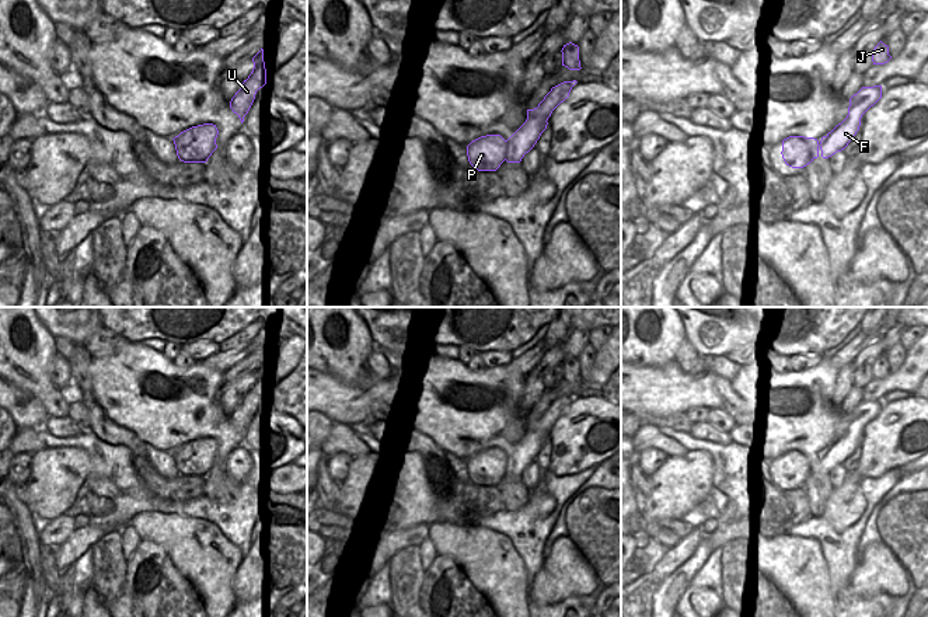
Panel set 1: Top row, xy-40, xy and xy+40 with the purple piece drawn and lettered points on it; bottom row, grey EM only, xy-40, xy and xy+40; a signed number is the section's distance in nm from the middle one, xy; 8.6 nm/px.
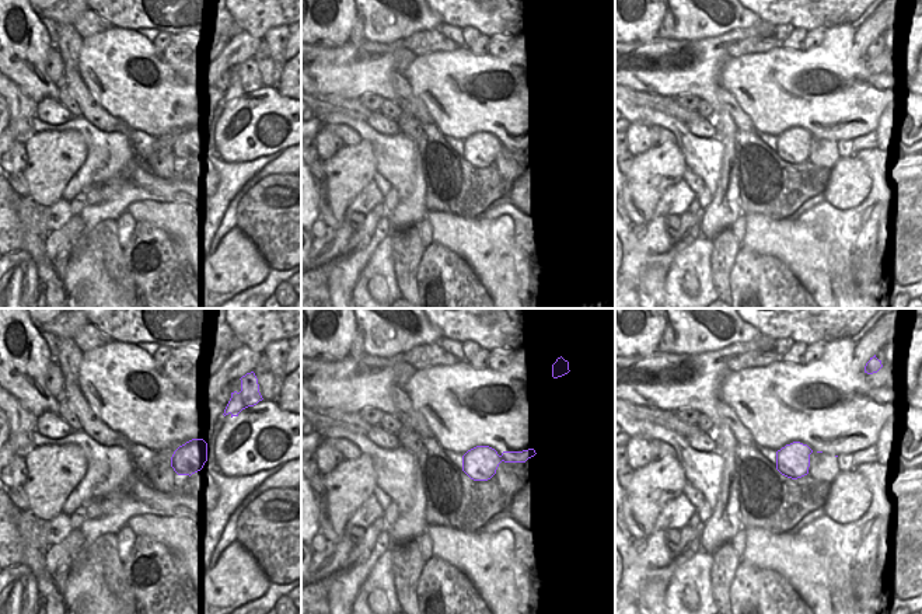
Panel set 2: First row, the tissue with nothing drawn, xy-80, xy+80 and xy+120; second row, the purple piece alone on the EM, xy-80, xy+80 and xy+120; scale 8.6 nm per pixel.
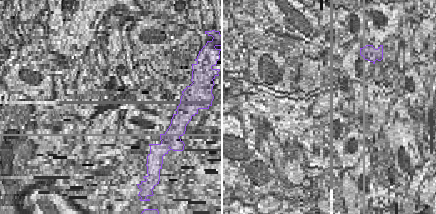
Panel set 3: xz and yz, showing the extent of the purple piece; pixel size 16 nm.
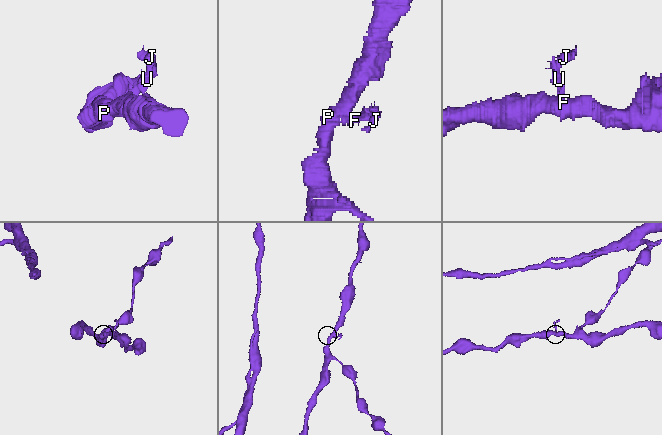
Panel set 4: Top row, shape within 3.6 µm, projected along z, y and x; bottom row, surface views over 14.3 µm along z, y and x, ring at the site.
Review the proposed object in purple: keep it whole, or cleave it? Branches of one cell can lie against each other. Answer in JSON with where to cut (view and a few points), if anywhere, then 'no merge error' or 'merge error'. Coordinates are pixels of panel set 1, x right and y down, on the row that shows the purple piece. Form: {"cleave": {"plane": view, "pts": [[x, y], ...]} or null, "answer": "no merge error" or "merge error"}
{"cleave": null, "answer": "no merge error"}

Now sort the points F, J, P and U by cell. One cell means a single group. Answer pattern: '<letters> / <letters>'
F J P U

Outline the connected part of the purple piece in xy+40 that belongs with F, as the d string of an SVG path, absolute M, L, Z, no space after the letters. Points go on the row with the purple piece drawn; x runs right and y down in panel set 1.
M882 86L862 87L849 98L848 115L819 142L814 137L789 136L782 140L782 158L792 168L803 168L821 156L828 158L844 150L861 126L862 115L882 98Z

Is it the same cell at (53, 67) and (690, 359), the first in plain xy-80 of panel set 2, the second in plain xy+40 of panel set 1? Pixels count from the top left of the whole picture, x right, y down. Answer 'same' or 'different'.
same

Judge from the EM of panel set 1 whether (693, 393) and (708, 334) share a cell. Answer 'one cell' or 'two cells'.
two cells

